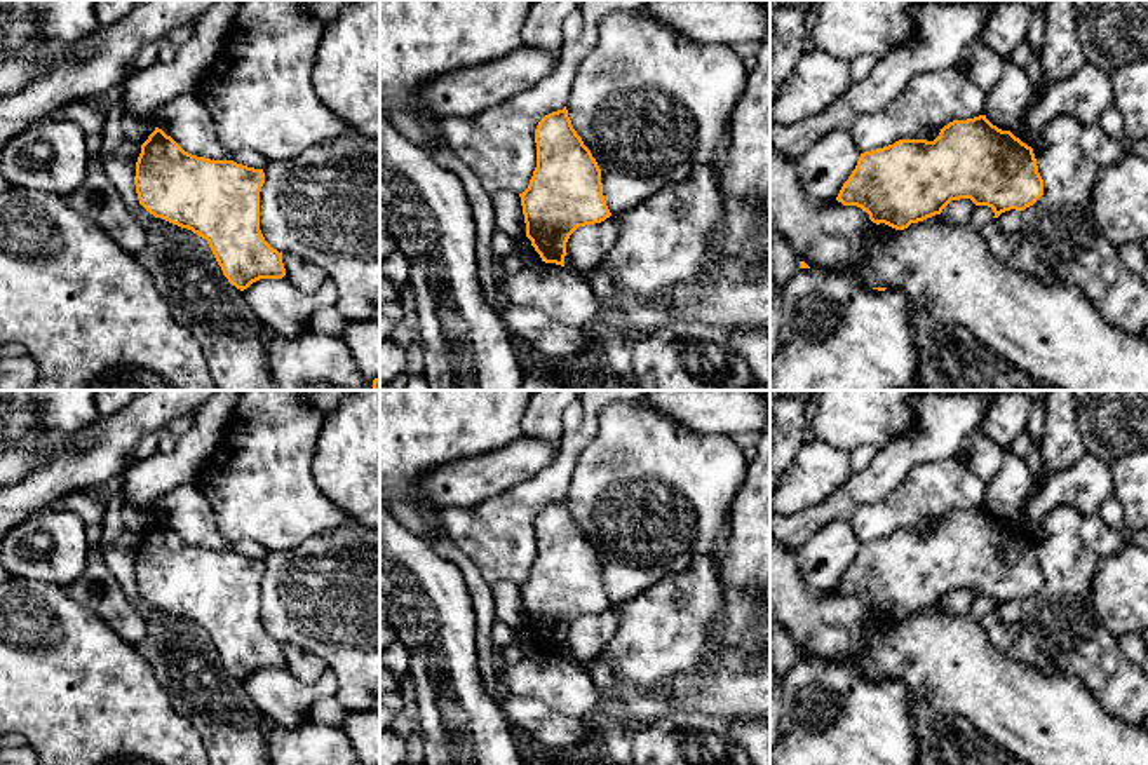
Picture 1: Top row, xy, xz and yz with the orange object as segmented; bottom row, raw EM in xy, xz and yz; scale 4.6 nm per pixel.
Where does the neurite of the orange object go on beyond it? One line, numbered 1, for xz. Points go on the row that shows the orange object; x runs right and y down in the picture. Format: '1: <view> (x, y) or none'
1: none

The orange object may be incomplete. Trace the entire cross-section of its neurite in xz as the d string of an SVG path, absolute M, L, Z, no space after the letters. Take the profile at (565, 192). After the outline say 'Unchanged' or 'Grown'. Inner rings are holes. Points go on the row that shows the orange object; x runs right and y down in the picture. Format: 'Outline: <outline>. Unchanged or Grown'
Outline: M566 106L545 115L535 129L537 167L528 188L519 193L526 237L542 261L564 267L570 235L585 225L601 223L611 216L601 183L601 169L591 150L571 125Z. Unchanged

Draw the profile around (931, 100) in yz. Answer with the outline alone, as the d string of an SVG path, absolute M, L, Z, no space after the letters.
M963 64L925 71L880 112L861 117L850 129L861 153L894 145L899 139L934 141L953 120L986 112L986 94Z

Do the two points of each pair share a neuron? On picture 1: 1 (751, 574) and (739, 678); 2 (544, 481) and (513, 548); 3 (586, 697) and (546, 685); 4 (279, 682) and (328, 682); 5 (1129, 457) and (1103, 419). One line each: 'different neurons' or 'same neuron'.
1: different neurons
2: same neuron
3: same neuron
4: same neuron
5: same neuron

